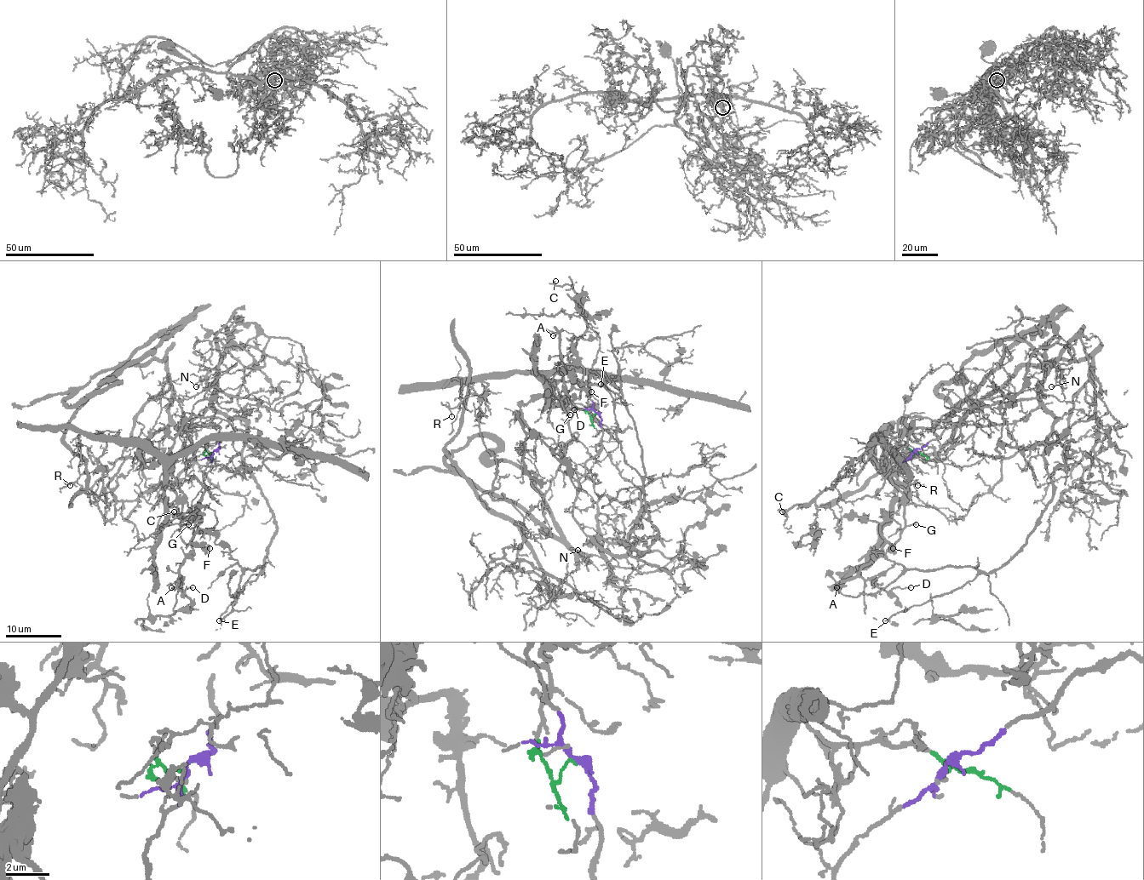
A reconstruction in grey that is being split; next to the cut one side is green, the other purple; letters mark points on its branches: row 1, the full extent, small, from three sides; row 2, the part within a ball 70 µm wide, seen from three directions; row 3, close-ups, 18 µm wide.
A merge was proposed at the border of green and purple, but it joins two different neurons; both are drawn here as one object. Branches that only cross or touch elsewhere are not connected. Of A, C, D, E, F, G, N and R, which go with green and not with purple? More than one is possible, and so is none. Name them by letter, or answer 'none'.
A, C, D, F, G, R

